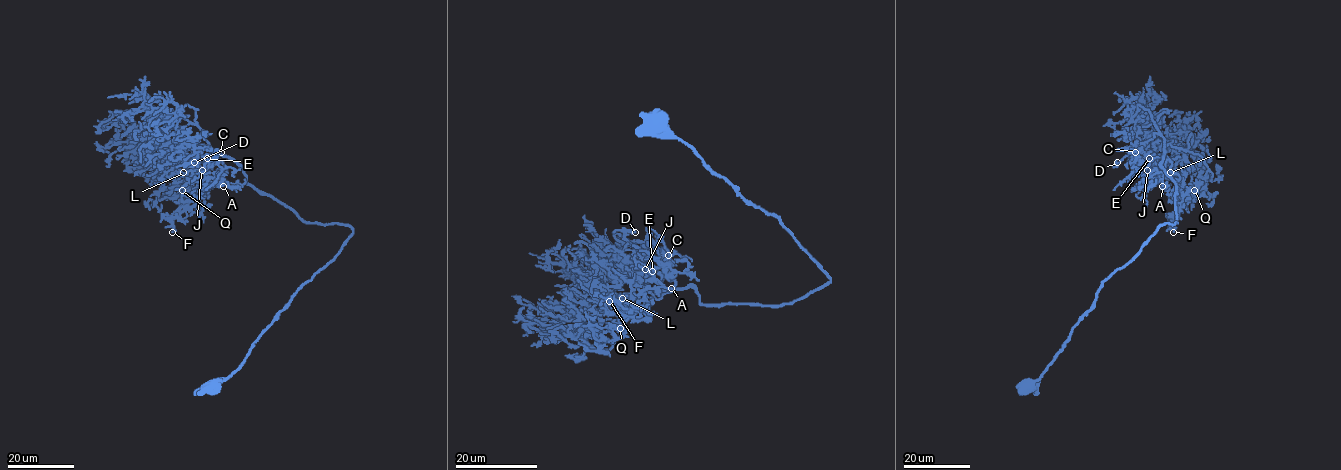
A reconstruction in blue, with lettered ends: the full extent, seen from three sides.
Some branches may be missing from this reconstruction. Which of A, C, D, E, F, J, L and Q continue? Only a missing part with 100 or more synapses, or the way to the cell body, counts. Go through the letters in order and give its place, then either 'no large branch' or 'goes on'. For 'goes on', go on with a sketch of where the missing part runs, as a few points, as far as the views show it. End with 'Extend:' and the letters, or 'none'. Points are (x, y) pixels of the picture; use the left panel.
A: at (223, 186); goes on; missing branch runs (223, 186), (217, 197), (214, 192), (219, 190), (227, 197), (216, 210), (220, 217)
C: at (221, 152); no large branch
D: at (194, 162); no large branch
E: at (207, 158); no large branch
F: at (172, 232); no large branch
J: at (202, 170); no large branch
L: at (183, 172); no large branch
Q: at (182, 190); no large branch
Extend: A

